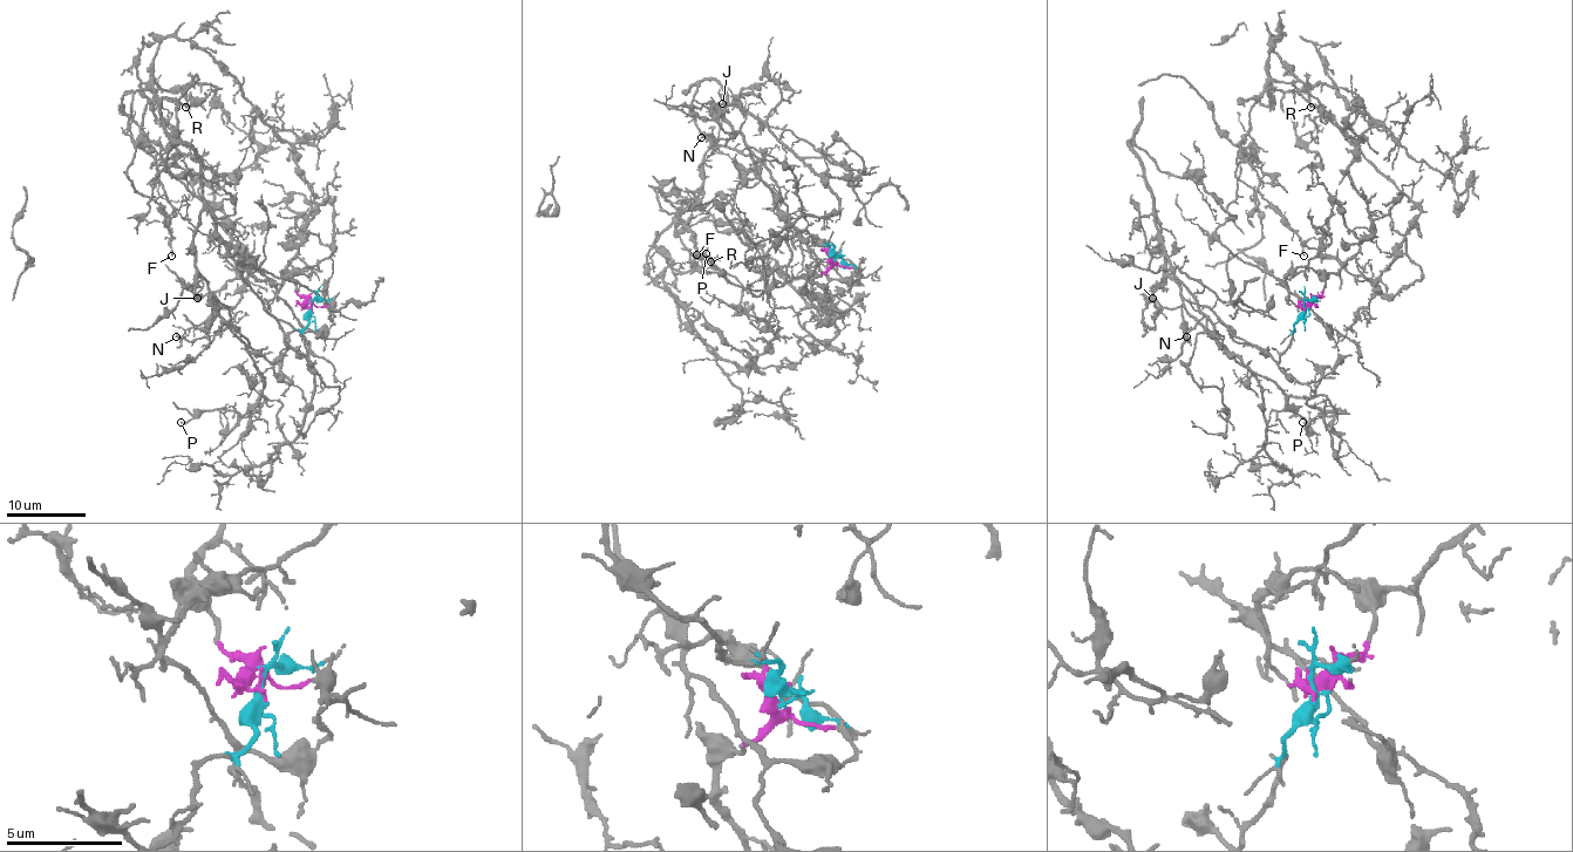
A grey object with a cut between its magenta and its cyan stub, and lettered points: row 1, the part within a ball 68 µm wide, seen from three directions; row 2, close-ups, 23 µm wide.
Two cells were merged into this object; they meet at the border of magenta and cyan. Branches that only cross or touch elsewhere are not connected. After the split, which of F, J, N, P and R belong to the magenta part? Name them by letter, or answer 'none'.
F, R

